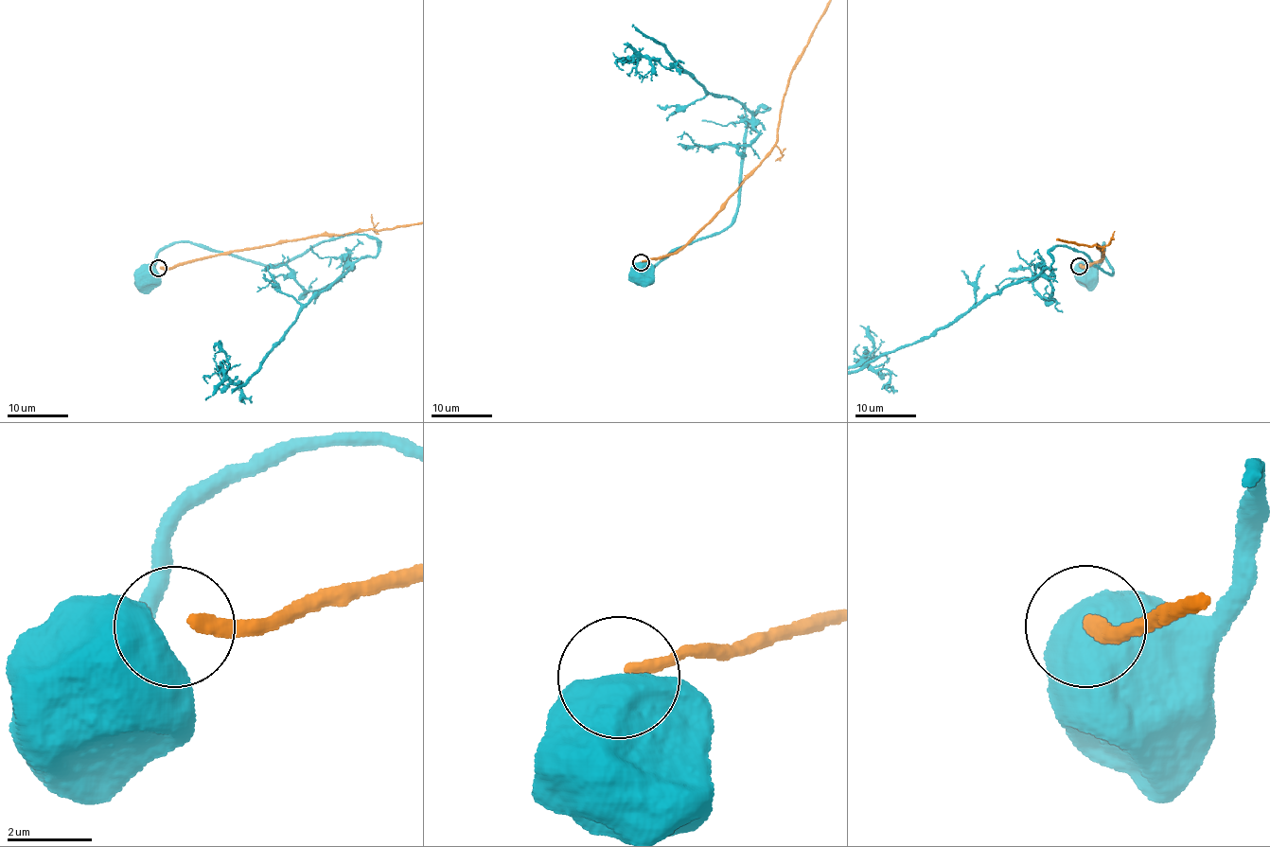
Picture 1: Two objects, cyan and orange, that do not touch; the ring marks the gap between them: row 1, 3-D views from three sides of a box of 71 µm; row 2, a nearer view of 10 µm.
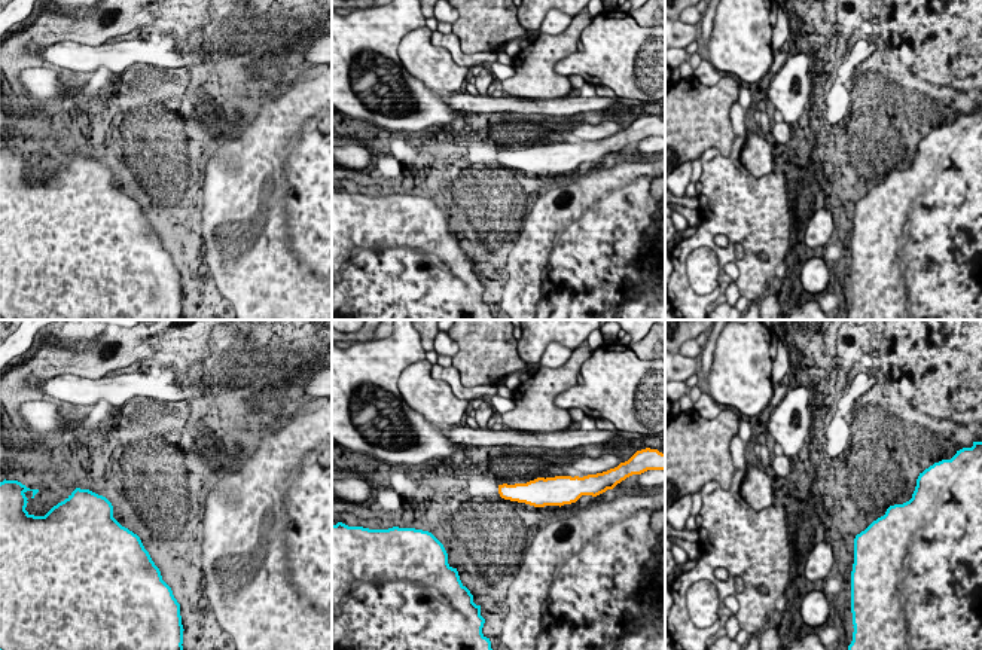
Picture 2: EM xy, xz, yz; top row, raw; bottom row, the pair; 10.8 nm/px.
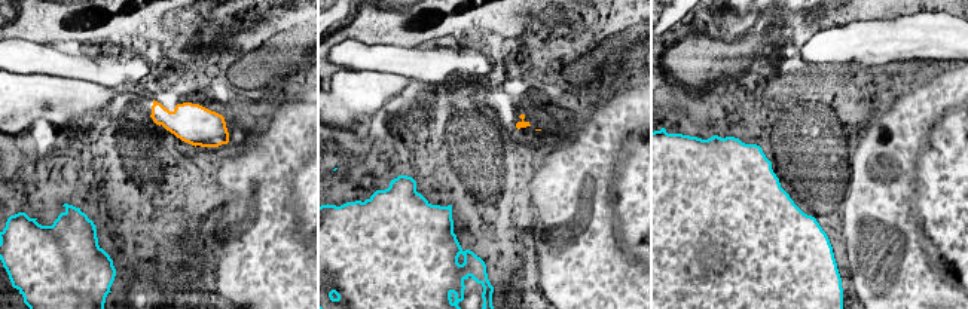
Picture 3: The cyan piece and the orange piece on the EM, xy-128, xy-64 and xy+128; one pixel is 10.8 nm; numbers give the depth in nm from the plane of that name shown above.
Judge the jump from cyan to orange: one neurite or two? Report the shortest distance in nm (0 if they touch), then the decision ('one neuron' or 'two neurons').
gap 800 nm; two neurons

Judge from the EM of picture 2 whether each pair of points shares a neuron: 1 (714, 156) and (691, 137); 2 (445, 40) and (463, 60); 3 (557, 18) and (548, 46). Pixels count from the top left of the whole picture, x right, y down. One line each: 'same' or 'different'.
1: different
2: same
3: different

